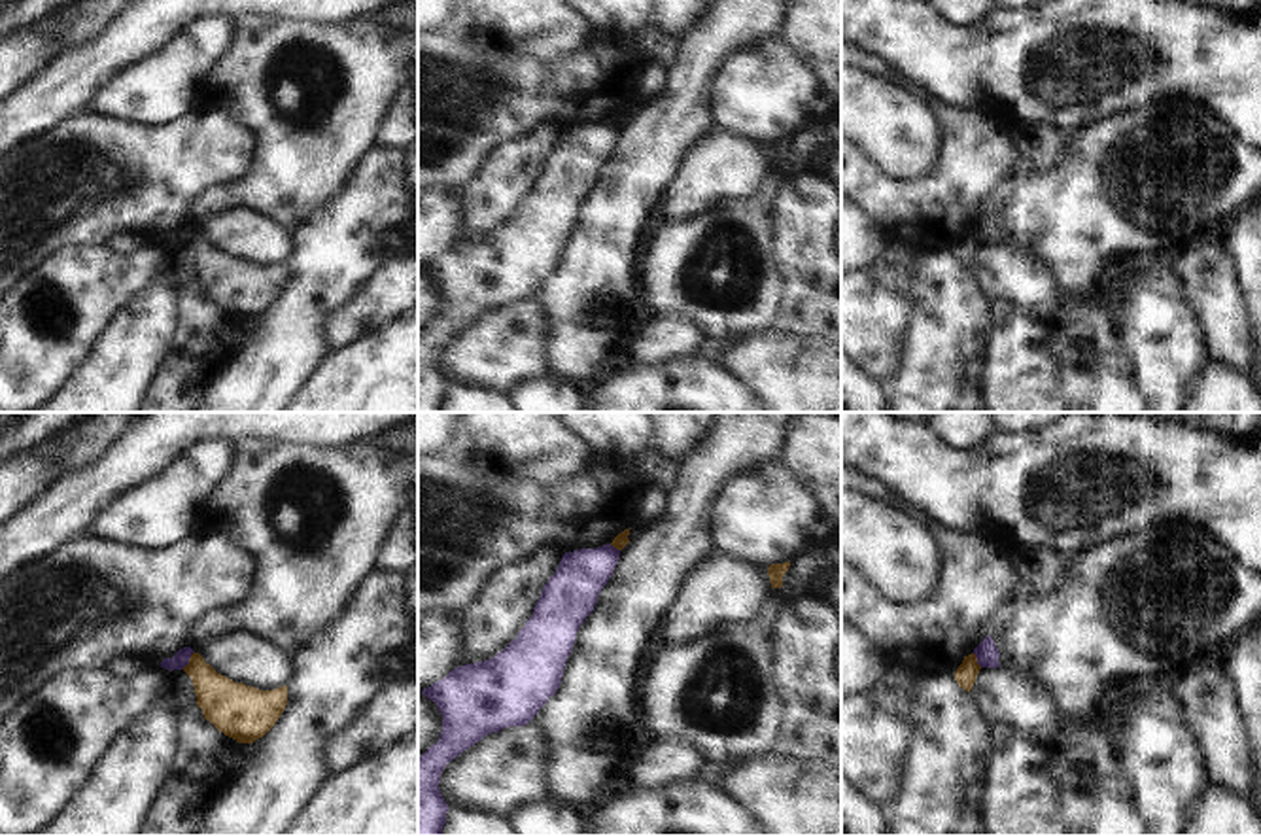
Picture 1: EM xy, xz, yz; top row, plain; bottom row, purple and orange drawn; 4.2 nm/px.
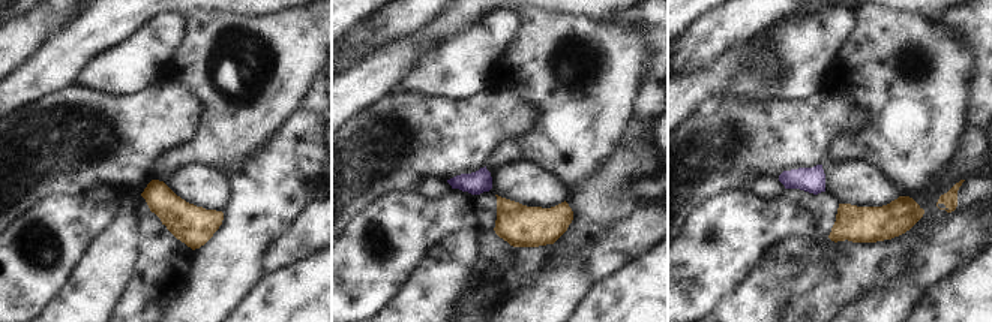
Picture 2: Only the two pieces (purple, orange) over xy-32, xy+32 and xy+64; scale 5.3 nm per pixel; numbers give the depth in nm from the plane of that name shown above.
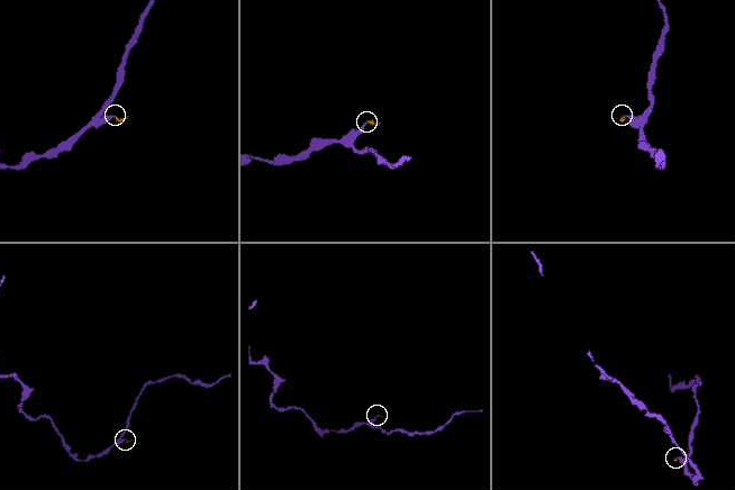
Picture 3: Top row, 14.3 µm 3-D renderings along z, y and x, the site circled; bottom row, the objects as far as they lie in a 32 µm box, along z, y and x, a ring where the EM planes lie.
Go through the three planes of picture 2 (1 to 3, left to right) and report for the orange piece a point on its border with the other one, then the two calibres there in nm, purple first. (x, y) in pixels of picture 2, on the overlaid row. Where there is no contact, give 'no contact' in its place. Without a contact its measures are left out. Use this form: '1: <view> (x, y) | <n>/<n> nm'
1: no contact
2: no contact
3: no contact

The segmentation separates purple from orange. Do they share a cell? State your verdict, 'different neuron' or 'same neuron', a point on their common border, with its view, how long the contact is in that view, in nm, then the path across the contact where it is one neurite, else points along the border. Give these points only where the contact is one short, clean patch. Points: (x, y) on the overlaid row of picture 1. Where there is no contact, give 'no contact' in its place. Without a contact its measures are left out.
different neuron; contact xy (188, 661); length 90 nm; border xy (193, 651), (182, 668)

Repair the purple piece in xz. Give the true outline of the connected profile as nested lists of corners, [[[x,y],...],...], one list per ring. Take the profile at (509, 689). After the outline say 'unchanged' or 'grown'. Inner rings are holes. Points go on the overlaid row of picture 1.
[[[613,545],[565,552],[556,573],[544,584],[531,618],[493,658],[458,666],[444,679],[423,688],[442,715],[442,732],[435,745],[418,757],[418,836],[442,836],[448,804],[439,783],[448,762],[492,732],[527,724],[556,694],[577,632],[594,611],[597,596],[613,577],[620,550]]]; unchanged

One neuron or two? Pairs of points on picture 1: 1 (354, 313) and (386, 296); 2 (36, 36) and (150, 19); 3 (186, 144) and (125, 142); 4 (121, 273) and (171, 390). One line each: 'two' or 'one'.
1: one
2: two
3: one
4: two

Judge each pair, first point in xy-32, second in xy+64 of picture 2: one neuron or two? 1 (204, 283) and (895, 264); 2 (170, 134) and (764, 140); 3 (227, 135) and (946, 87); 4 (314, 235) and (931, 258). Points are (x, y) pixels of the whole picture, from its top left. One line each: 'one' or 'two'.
1: two
2: one
3: one
4: one

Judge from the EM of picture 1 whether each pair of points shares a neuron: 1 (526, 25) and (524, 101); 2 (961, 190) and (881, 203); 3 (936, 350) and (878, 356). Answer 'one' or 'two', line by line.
1: two
2: one
3: two

